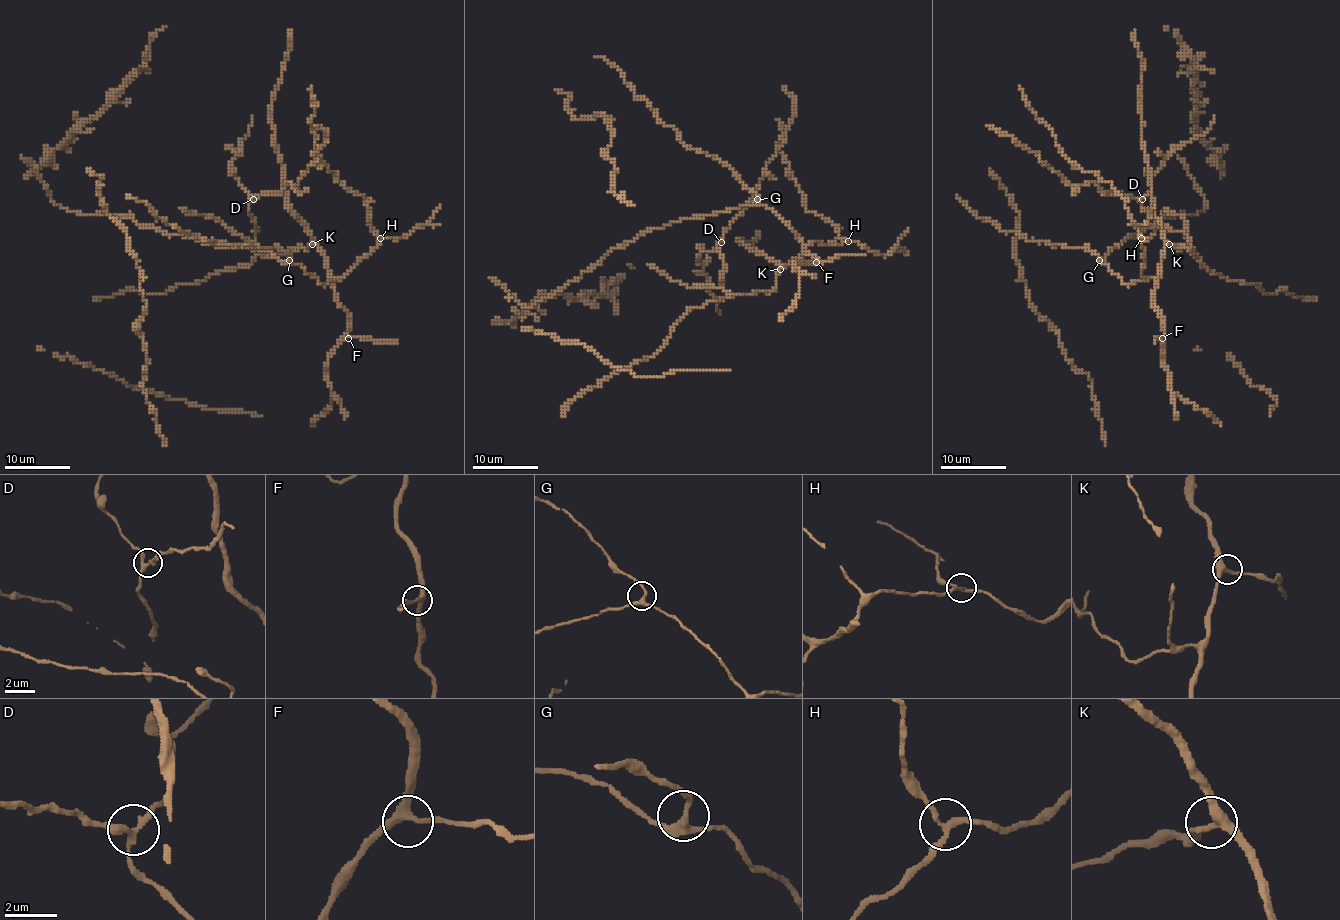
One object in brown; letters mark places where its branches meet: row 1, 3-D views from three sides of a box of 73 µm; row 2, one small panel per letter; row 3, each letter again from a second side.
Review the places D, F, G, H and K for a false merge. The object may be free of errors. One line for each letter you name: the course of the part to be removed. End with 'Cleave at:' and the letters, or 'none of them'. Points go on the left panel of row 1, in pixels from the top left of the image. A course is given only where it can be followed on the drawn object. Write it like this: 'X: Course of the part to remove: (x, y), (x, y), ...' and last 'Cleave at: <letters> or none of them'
H: Course of the part to remove: (380, 239), (370, 224), (365, 199), (337, 181), (322, 163), (311, 123), (314, 108), (311, 87)
Cleave at: H

